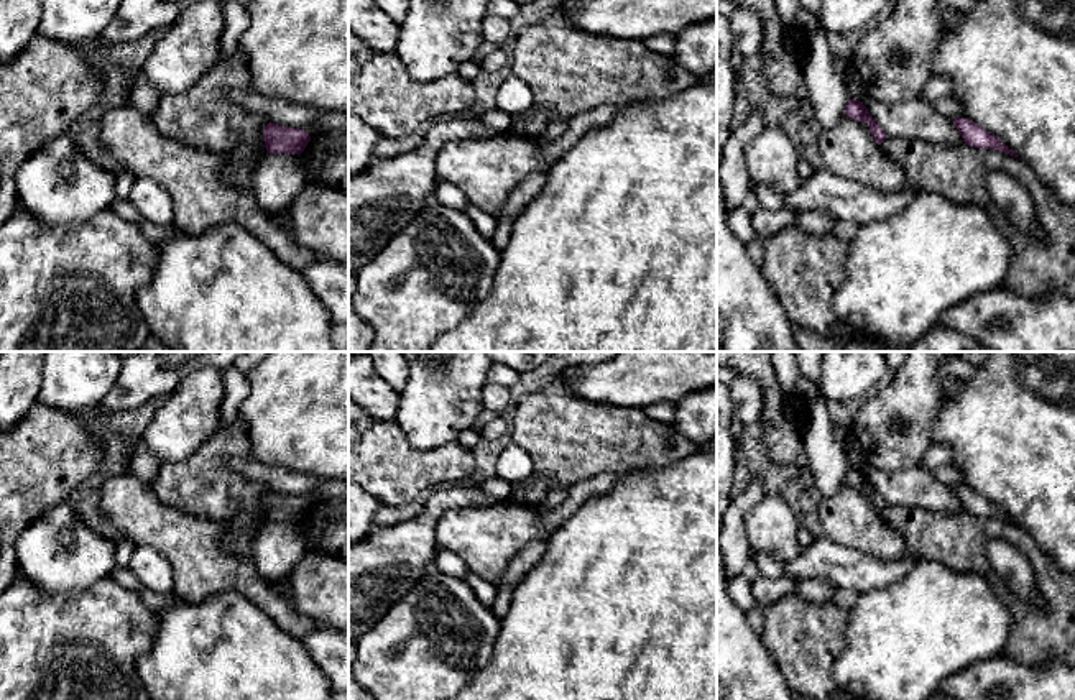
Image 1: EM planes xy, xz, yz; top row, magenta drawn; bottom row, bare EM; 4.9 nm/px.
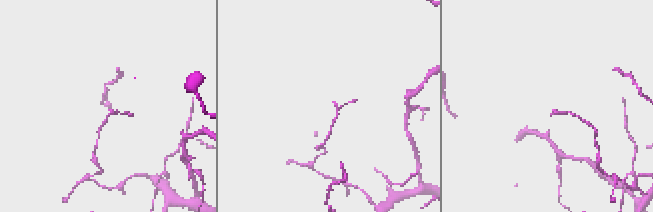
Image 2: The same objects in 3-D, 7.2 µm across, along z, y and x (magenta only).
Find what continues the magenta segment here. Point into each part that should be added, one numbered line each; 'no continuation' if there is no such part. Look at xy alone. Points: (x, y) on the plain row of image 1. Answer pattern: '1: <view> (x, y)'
no continuation

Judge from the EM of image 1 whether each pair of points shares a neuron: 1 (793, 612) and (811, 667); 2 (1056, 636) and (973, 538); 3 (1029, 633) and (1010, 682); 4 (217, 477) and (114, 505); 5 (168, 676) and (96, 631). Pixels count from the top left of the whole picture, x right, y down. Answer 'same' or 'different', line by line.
1: same
2: same
3: different
4: different
5: different

